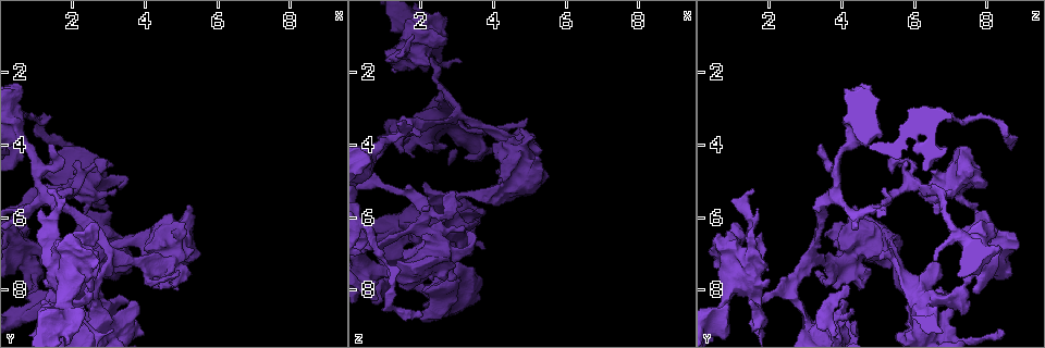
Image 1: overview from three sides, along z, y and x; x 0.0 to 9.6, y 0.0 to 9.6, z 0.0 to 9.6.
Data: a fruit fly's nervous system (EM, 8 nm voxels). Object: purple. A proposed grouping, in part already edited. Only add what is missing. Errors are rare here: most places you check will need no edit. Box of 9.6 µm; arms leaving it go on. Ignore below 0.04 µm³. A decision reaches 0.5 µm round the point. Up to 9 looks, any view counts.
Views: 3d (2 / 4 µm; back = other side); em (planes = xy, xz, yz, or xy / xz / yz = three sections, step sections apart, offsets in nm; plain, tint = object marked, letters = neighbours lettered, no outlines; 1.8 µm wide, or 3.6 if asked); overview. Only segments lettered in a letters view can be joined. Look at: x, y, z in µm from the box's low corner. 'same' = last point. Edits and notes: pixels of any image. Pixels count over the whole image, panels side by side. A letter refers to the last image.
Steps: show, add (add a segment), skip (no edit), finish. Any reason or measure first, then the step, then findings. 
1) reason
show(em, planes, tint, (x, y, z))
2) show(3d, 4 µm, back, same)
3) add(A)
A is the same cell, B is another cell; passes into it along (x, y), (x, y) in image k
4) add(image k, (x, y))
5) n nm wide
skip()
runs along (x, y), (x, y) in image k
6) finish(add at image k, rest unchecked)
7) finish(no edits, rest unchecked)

branch stops here
show(em, planes, letters, (2.40, 4.05, 7.20))

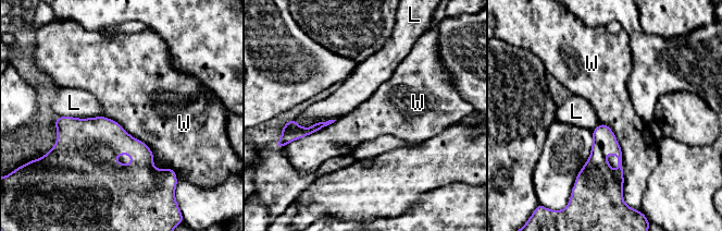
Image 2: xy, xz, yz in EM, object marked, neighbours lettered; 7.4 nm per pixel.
W touches over 650 nm
skip()
L and W are other cells; border along (104, 116), (173, 169) in image 2; none of them fits

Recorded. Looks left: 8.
thin end
show(3d, 2 µm, (1.30, 5.20, 1.55))

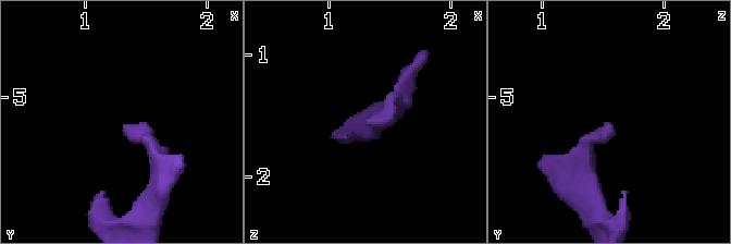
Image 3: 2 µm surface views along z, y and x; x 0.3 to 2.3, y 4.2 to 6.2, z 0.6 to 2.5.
now the EM
show(em, xz, step 16, letters, (1.34, 5.24, 1.56))

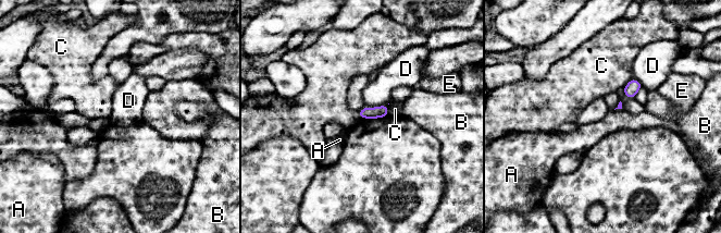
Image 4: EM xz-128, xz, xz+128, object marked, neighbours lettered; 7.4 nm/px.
cut it another way
show(em, planes, letters, same)

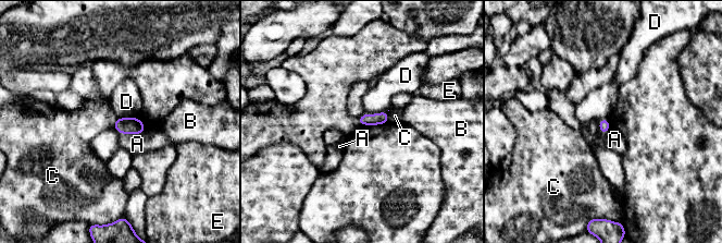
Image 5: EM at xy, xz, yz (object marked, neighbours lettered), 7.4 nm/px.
skip()
A, B, C, D and E are other cells; border along (388, 109), (382, 112), (364, 113) in image 5; none of them fits

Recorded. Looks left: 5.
four-way junction
show(em, planes, plain, (2.20, 8.40, 1.60))

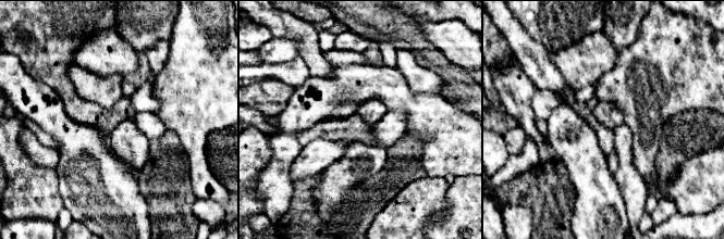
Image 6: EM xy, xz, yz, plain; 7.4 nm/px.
see the neighbours
show(em, planes, letters, same)

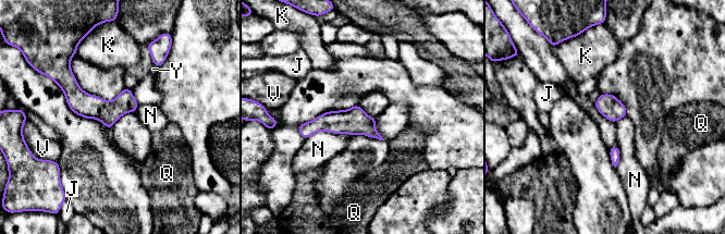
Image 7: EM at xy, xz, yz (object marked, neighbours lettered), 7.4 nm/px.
170 nm wide
skip()
J, K, N, Q, V and Y are other cells; runs along (63, 81), (89, 107), (134, 107) in image 7; none of them fits

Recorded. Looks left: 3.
calibre changes
show(3d, 2 µm, (0.95, 7.80, 7.45))

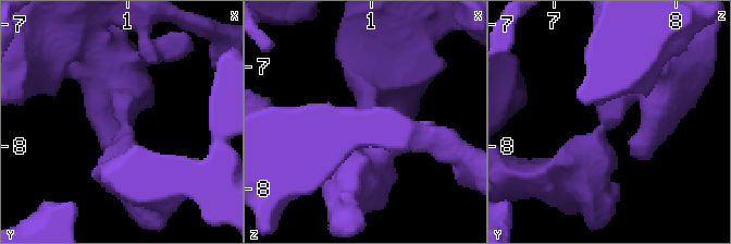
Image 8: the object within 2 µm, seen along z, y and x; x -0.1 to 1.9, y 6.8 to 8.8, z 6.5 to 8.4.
now the EM
show(em, 3.6 µm, planes, letters, (1.00, 7.80, 7.42))

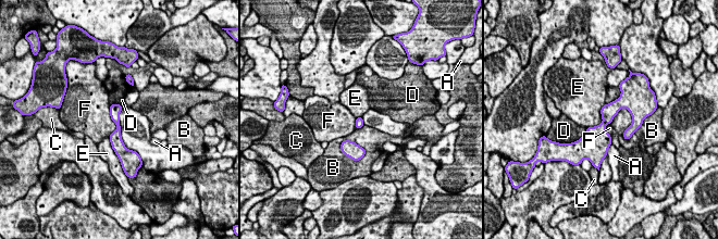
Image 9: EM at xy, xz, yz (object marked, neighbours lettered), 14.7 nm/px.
skip()
A, B, C, D, E and F are other cells; runs along (114, 107), (119, 151) in image 9; none of them fits

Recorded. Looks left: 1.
finish(no edits, rest unchecked)

